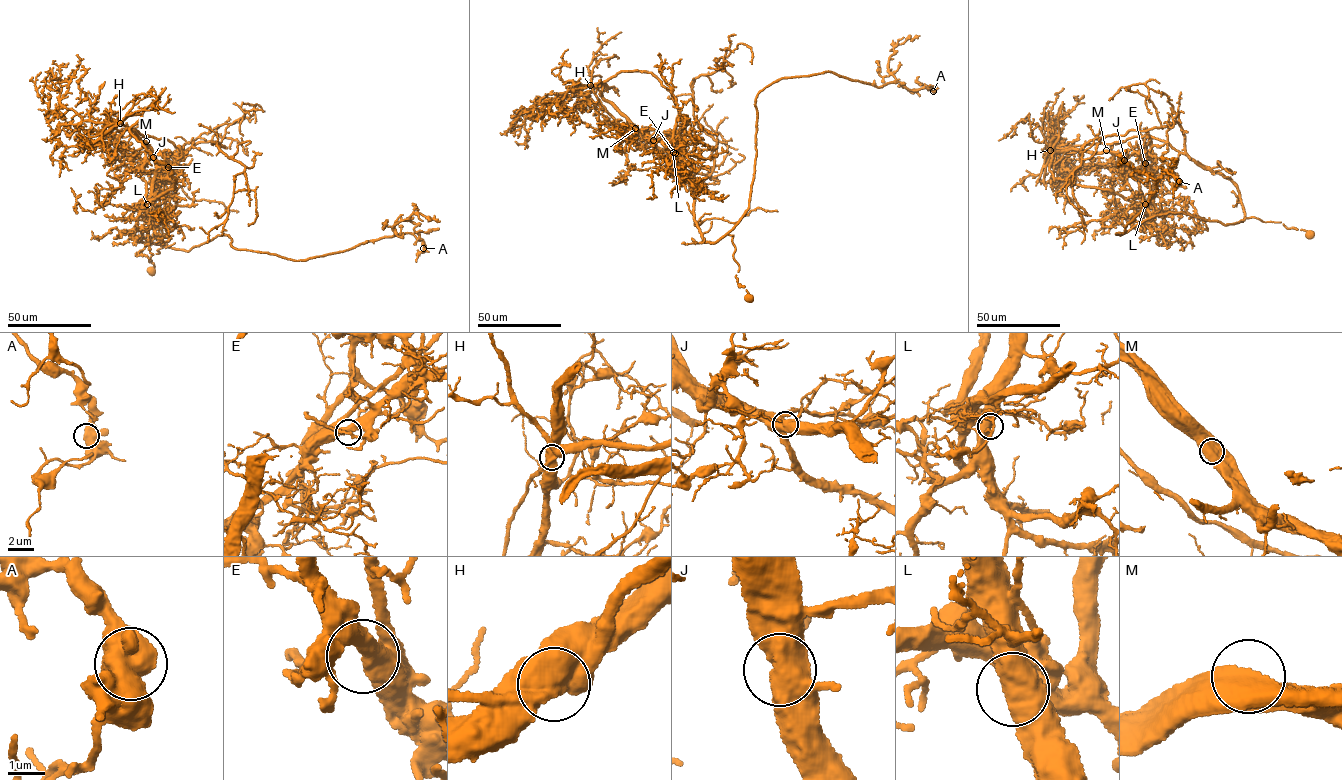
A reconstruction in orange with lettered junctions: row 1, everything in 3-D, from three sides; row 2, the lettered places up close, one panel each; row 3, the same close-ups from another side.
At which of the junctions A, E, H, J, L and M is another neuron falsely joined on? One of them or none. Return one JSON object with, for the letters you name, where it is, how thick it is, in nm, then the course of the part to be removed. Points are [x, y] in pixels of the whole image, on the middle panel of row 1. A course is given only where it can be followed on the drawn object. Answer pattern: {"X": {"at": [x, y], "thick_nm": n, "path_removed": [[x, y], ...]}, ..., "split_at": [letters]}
{"H": {"at": [590, 85], "thick_nm": 700, "path_removed": [[590, 85], [687, 175], [715, 243], [748, 208], [760, 91], [828, 71], [882, 87], [894, 47], [919, 35]]}, "split_at": ["H"]}

